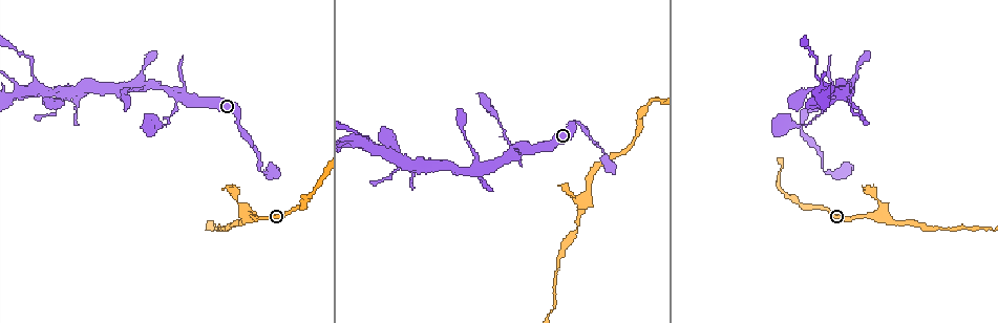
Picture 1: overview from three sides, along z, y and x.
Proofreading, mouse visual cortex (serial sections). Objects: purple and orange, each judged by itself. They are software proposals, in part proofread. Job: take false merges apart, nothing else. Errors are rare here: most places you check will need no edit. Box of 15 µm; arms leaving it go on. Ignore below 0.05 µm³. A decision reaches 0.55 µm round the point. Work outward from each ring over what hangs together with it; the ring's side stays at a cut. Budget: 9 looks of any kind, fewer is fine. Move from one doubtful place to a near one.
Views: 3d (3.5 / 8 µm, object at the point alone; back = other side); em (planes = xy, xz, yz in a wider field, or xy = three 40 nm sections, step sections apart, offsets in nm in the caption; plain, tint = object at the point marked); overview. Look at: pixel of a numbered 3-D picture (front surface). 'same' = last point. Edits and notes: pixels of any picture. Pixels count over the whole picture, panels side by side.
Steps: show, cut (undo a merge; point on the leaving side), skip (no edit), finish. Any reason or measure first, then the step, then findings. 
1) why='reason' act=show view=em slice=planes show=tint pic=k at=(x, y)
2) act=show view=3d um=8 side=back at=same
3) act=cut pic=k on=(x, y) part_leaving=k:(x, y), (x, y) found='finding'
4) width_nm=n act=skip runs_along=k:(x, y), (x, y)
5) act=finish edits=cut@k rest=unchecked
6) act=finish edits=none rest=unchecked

why='thin arm on a thick one' act=show view=3d um=3.5 pic=1 at=(512, 151)

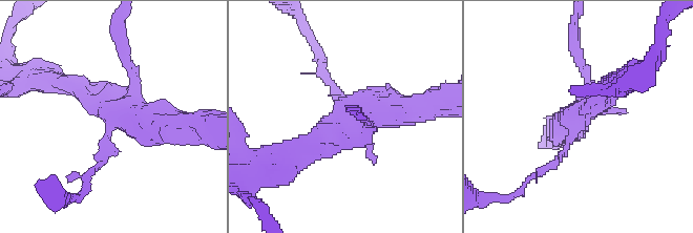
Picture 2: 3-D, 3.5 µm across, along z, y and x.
act=show view=em slice=xy step=3 show=tint pic=2 at=(118, 112)

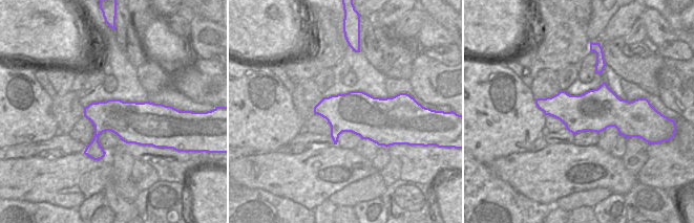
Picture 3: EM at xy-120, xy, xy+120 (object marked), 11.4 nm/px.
act=show view=em slice=xy step=2 show=tint at=same

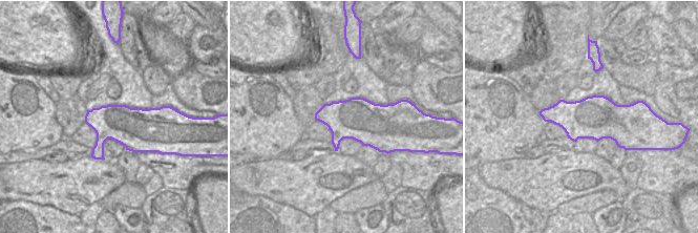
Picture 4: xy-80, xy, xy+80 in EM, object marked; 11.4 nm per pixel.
width_nm=480 act=skip runs_along=2:(422, 108), (368, 108), (302, 156) found='all the same cell'

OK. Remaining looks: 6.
why='thin neck' act=show view=3d um=3.5 side=back pic=1 at=(855, 68)

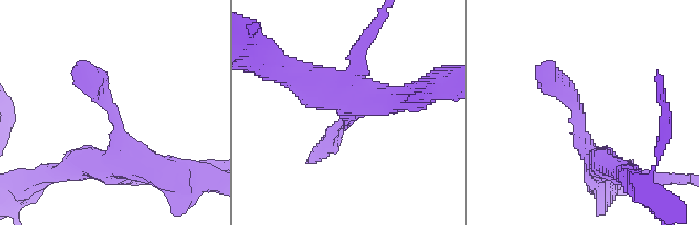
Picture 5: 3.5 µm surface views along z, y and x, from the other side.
why='now the EM' act=show view=em slice=xy step=2 show=tint pic=5 at=(351, 118)

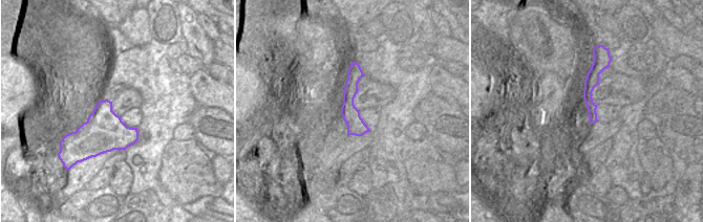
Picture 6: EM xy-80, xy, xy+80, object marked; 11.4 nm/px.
act=skip runs_along=6:(355, 65), (348, 111), (359, 133) found='one cell here'

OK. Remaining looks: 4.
why='sharp bend' act=show view=3d um=8 pic=1 at=(30, 60)

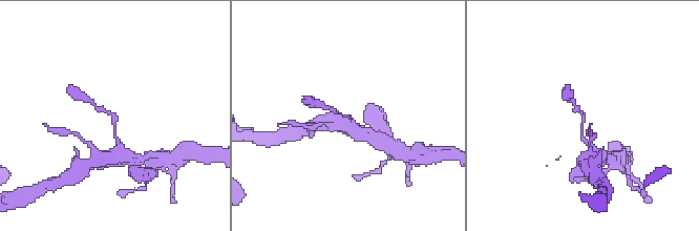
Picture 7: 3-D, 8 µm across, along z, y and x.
why='closer look' act=show view=3d um=3.5 pic=7 at=(111, 114)

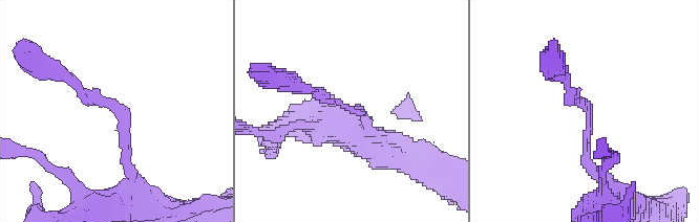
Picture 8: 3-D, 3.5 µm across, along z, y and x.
act=show view=em slice=planes show=tint pic=8 at=(358, 110)

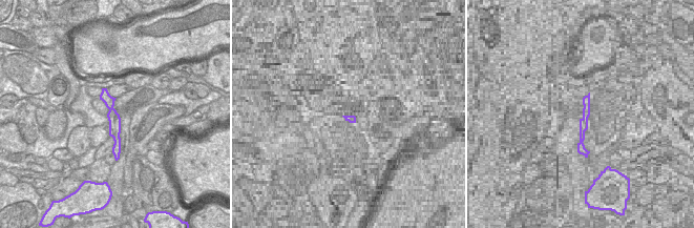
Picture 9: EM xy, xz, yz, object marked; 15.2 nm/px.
arm_widths_nm=150,150 act=skip runs_along=8:(131, 172), (122, 111), (70, 79) found='one cell here'

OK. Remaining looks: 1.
act=finish edits=none rest=unchecked

